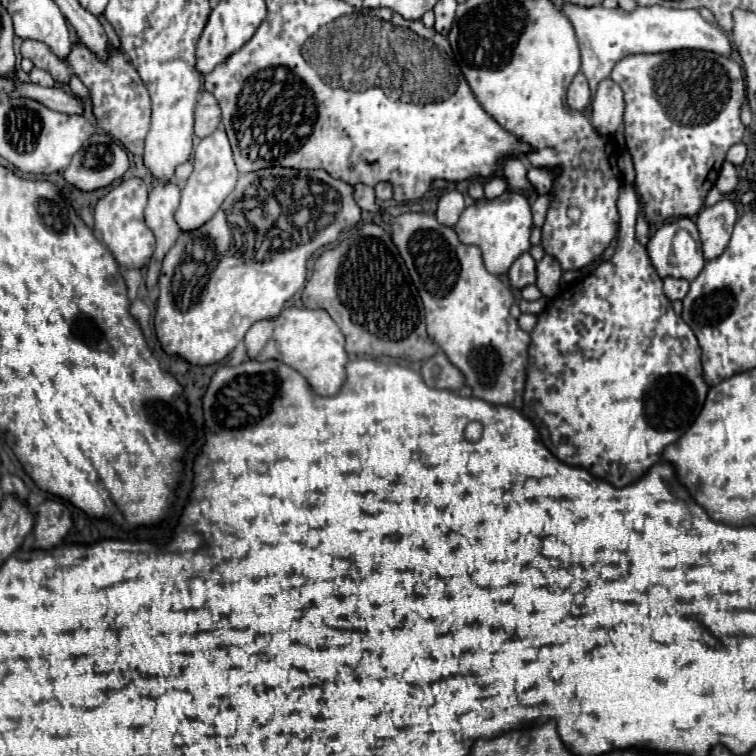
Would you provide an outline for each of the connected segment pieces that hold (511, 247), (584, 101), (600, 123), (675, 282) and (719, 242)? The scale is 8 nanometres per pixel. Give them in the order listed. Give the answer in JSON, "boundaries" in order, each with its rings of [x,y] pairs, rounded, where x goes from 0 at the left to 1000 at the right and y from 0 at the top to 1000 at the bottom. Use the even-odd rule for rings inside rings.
{"boundaries":[[[[668,251],[663,259],[652,265],[631,265],[610,283],[602,307],[612,323],[626,323],[636,328],[639,349],[652,365],[671,365],[676,349],[702,328],[702,270],[689,254]]],[[[766,95],[750,116],[750,138],[755,146],[771,146],[782,132],[782,119],[774,101]]],[[[808,103],[795,106],[784,127],[784,169],[790,169],[790,175],[795,175],[798,180],[813,177],[824,164],[824,143],[827,135],[821,116]]],[[[880,368],[877,370],[877,386],[888,399],[903,397],[911,386],[911,373],[901,370],[901,368]]],[[[951,265],[948,270],[933,272],[925,280],[922,304],[933,344],[943,344],[954,339],[954,333],[959,333],[972,291],[975,291],[975,278],[967,265]]]]}

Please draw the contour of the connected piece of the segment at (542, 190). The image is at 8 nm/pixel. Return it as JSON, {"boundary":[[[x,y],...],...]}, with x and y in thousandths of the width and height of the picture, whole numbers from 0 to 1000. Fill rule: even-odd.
{"boundary":[[[702,222],[700,238],[708,246],[710,257],[724,257],[731,249],[731,235],[739,230],[739,222]]]}

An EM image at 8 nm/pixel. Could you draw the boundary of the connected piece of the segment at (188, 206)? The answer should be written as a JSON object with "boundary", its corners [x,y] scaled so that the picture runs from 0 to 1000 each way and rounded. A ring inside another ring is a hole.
{"boundary":[[[290,167],[282,177],[269,183],[255,204],[255,228],[239,251],[239,270],[231,280],[231,291],[239,304],[258,304],[274,291],[282,288],[282,283],[290,278],[295,265],[303,259],[303,254],[311,249],[311,241],[316,235],[316,228],[308,214],[308,201],[300,185],[298,172]]]}

